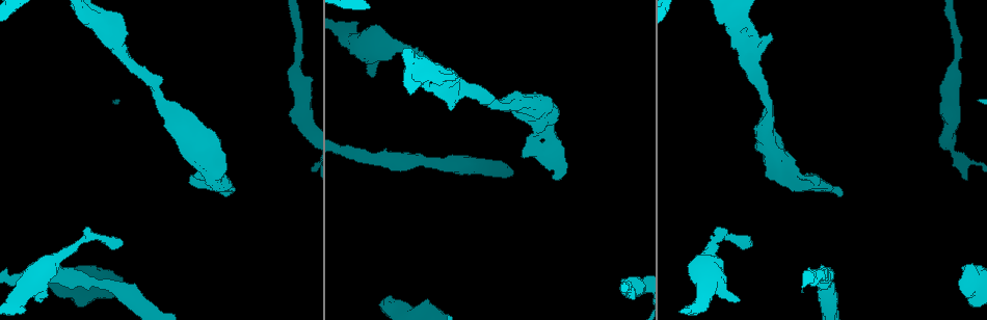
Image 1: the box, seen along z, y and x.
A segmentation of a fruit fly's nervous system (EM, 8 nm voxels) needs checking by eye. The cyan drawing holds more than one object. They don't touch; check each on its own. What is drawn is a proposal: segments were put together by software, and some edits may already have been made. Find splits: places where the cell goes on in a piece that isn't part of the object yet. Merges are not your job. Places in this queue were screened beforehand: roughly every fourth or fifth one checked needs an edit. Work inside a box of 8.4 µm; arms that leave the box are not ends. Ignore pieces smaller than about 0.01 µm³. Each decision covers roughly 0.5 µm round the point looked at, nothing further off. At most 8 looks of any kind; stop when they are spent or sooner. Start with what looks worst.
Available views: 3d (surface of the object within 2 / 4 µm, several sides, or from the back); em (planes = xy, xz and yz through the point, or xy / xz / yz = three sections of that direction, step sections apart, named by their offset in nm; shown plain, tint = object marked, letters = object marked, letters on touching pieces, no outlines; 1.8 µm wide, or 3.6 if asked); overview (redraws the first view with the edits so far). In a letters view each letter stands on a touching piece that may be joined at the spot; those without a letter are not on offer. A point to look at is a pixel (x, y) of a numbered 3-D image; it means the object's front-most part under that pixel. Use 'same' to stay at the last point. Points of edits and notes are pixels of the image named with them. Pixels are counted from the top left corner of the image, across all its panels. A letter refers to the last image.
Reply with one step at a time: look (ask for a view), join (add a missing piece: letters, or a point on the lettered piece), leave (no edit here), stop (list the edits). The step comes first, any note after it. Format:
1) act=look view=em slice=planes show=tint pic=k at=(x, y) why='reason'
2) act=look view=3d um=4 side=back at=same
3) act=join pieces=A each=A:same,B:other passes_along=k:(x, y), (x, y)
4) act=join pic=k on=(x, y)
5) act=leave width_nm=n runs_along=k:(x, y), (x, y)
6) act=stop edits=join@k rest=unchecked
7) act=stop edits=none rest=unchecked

act=look view=3d um=4 pic=1 at=(551, 150) why='sharp bend'

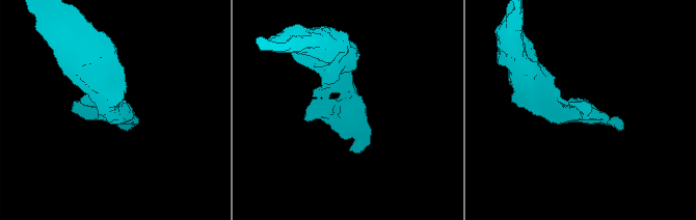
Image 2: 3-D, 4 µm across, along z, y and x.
act=look view=em slice=planes show=letters pic=2 at=(118, 110)

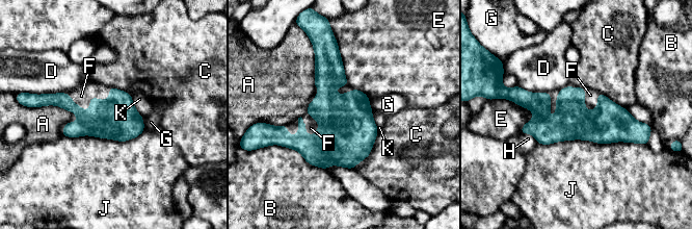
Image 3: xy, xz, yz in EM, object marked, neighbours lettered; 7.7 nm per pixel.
act=join pieces=F width_nm=320 longest_contact=J:800nm each=A:other,B:other,C:other,D:other,E:other,F:same,G:other,H:other,J:other,K:other found='the cell continues'

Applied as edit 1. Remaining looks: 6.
act=look view=em slice=planes show=letters pic=1 at=(120, 245) why='free end'

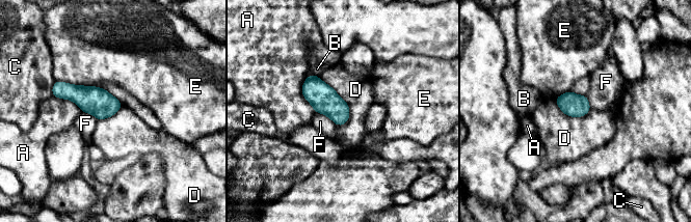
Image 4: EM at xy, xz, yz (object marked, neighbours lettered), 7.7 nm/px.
act=leave each=A:other,B:other,C:other,D:other,E:other,F:other border=4:(318, 77), (347, 104), (344, 125) found='no lettered piece goes on from it'

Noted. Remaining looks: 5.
act=look view=3d um=4 side=back pic=1 at=(966, 266) why='branch stops here'

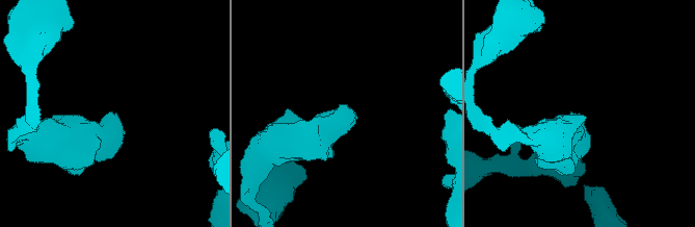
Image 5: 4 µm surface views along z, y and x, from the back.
act=look view=em um=3.6 slice=yz step=16 show=letters pic=5 at=(115, 113) why='now the EM'

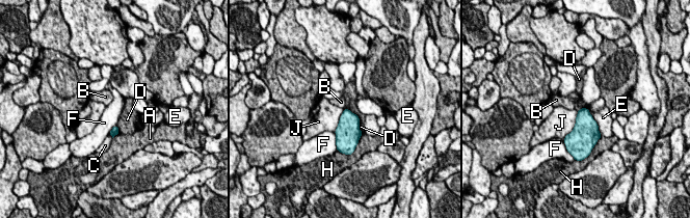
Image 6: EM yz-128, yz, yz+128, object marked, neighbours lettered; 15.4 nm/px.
act=leave each=A:other,B:other,C:other,D:other,E:other,F:other,H:other,J:other border=6:(578, 111), (575, 126), (563, 140) found='none of them fits'

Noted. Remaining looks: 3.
act=stop edits=join@3 rest=unchecked

